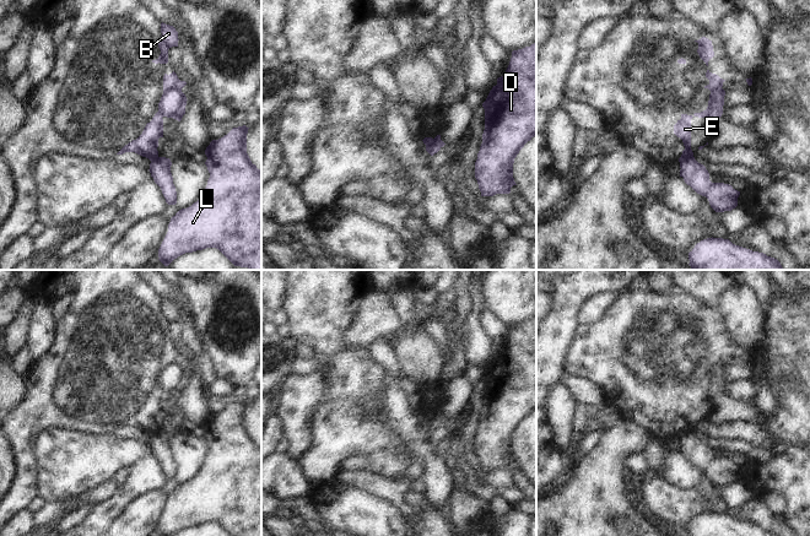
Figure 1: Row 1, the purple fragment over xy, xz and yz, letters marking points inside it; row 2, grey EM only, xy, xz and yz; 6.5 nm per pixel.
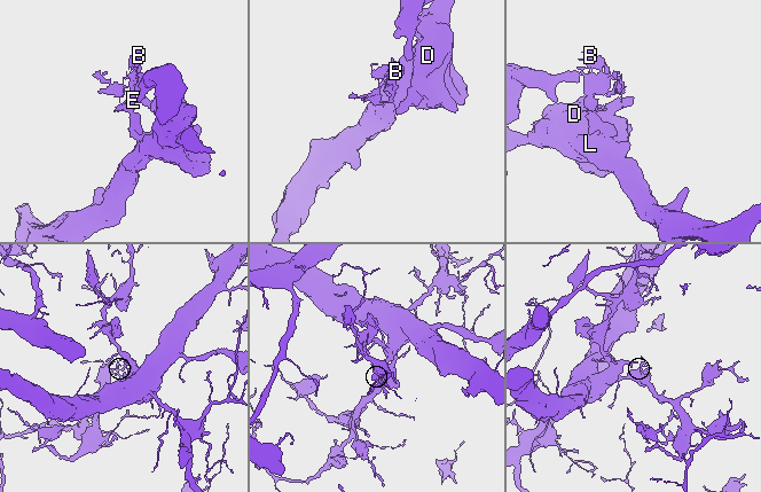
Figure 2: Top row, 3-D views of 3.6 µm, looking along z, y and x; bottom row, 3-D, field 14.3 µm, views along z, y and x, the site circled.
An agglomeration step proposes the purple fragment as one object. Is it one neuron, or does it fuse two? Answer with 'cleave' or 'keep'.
cleave

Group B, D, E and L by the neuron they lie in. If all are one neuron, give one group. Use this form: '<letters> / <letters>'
B E / D L

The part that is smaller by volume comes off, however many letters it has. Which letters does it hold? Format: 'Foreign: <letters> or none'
Foreign: B, E

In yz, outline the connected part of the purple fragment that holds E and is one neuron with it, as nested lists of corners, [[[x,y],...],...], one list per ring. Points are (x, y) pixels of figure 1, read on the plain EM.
[[[707,345],[706,352],[709,354],[709,358],[704,361],[704,363],[711,366],[707,384],[701,388],[695,388],[693,390],[681,389],[681,394],[674,400],[674,408],[682,415],[685,421],[679,437],[685,435],[687,432],[693,432],[693,427],[691,424],[691,394],[693,391],[709,391],[711,395],[714,396],[723,389],[725,366],[722,362],[725,354],[712,348],[709,345]]]

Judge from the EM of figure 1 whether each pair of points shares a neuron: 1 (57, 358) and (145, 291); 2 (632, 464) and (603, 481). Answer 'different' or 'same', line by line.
1: same
2: different

